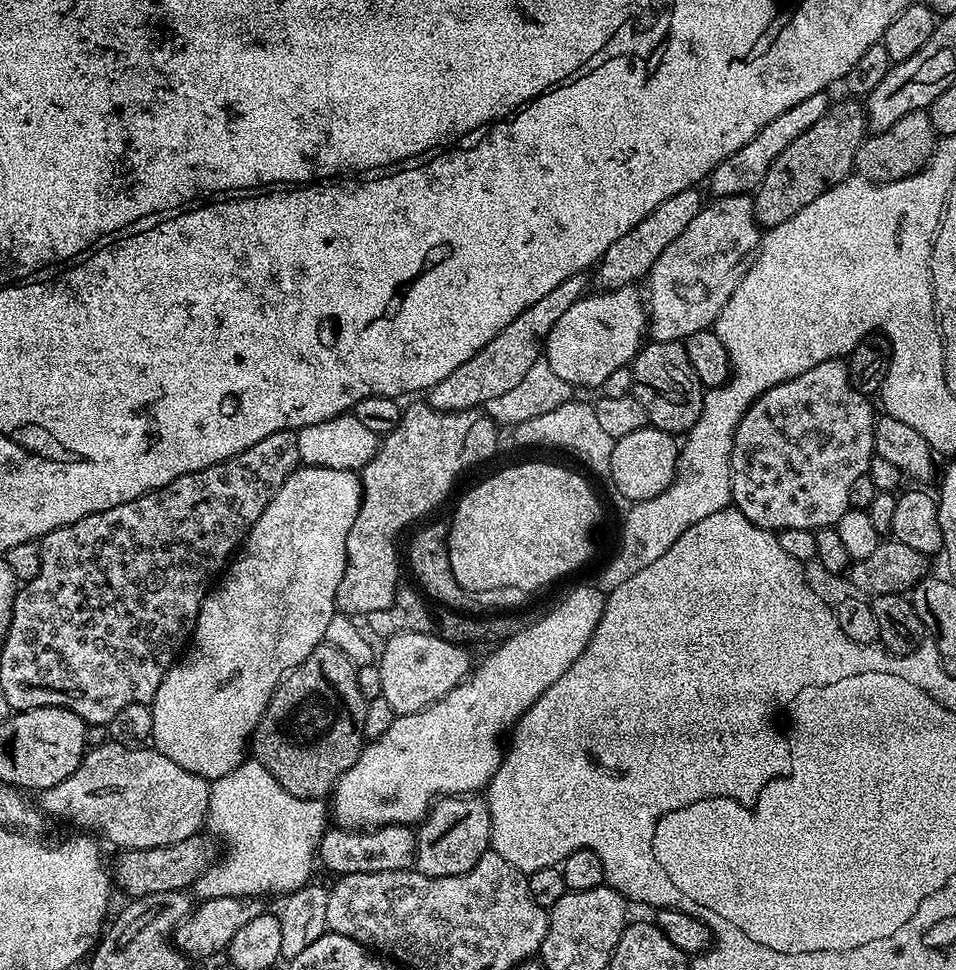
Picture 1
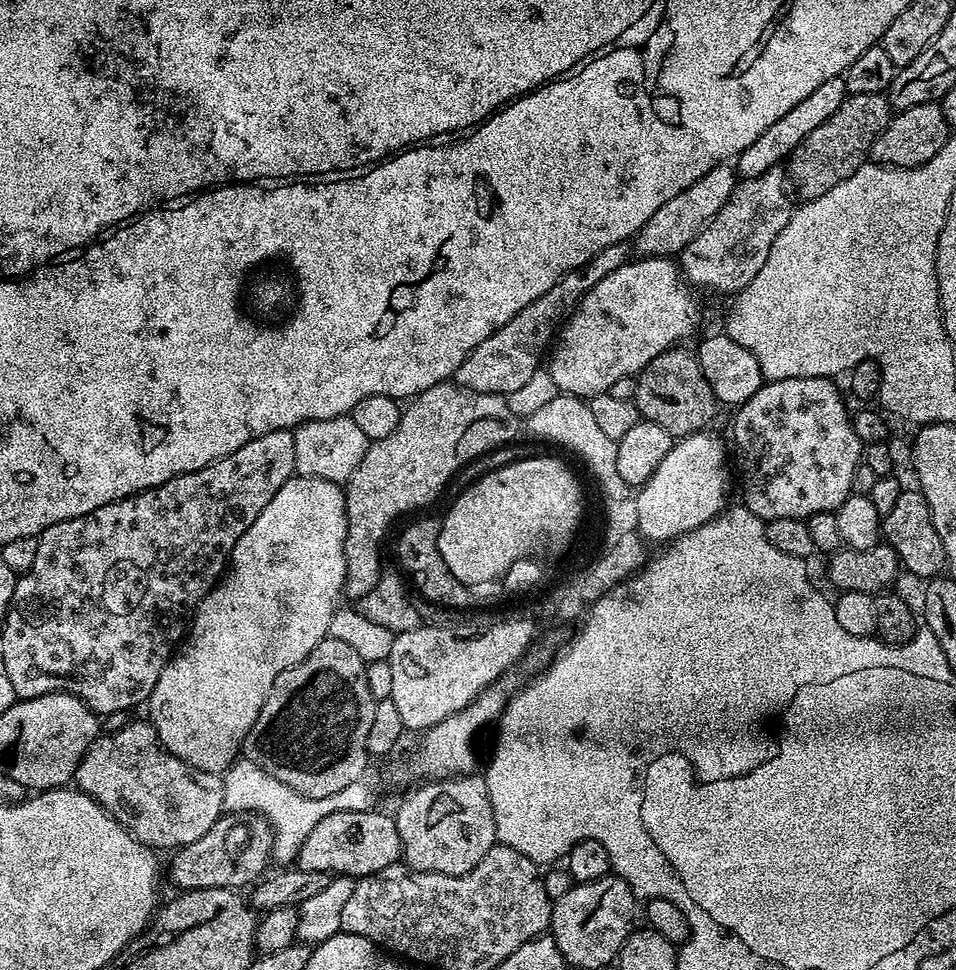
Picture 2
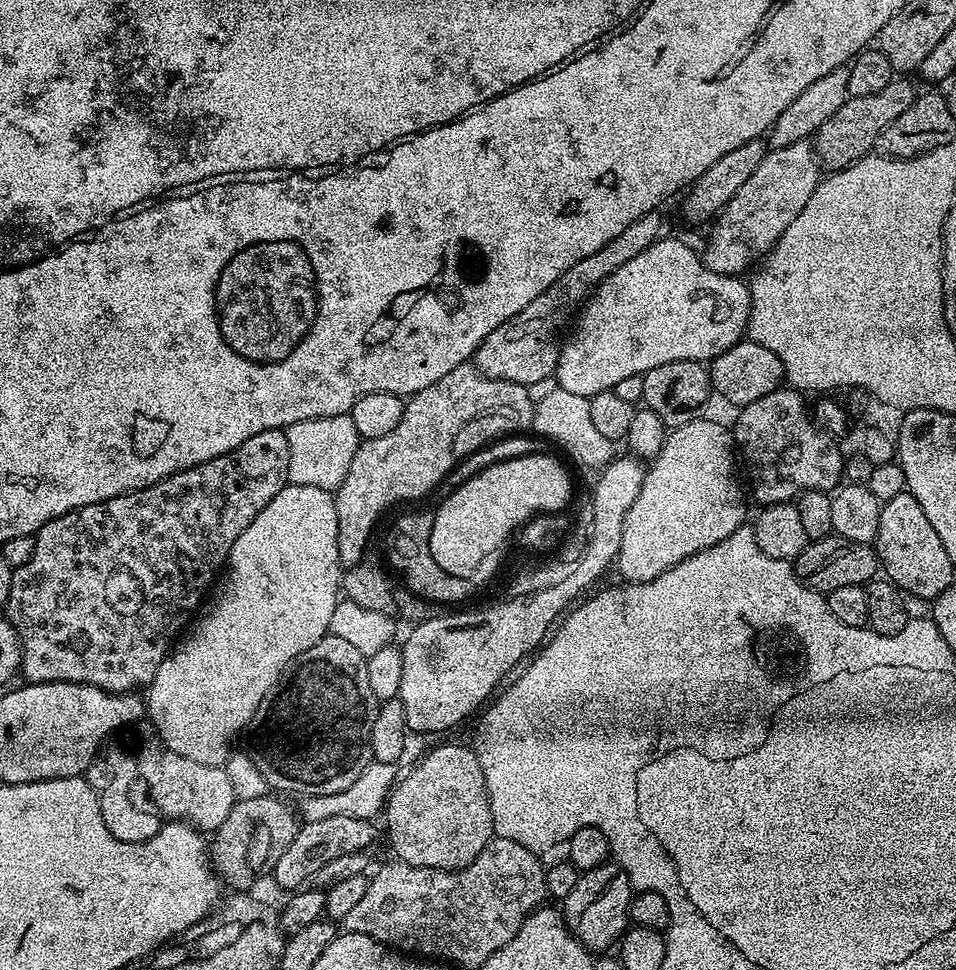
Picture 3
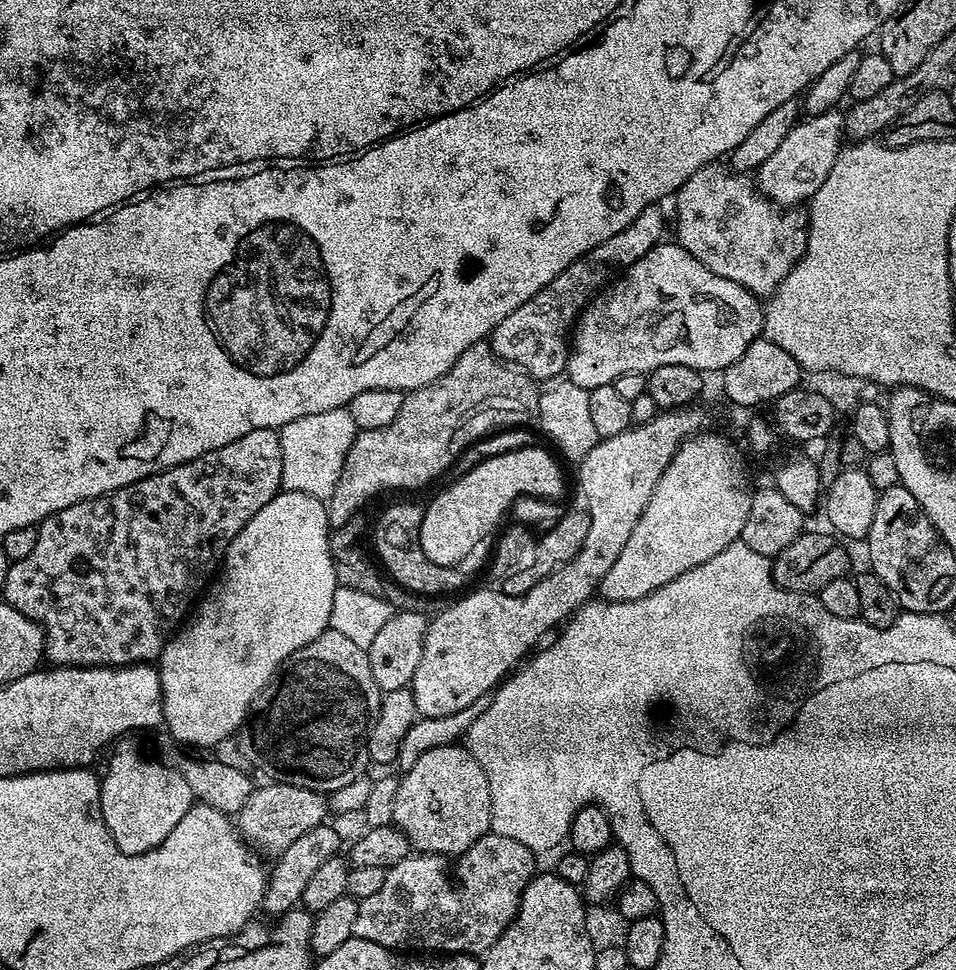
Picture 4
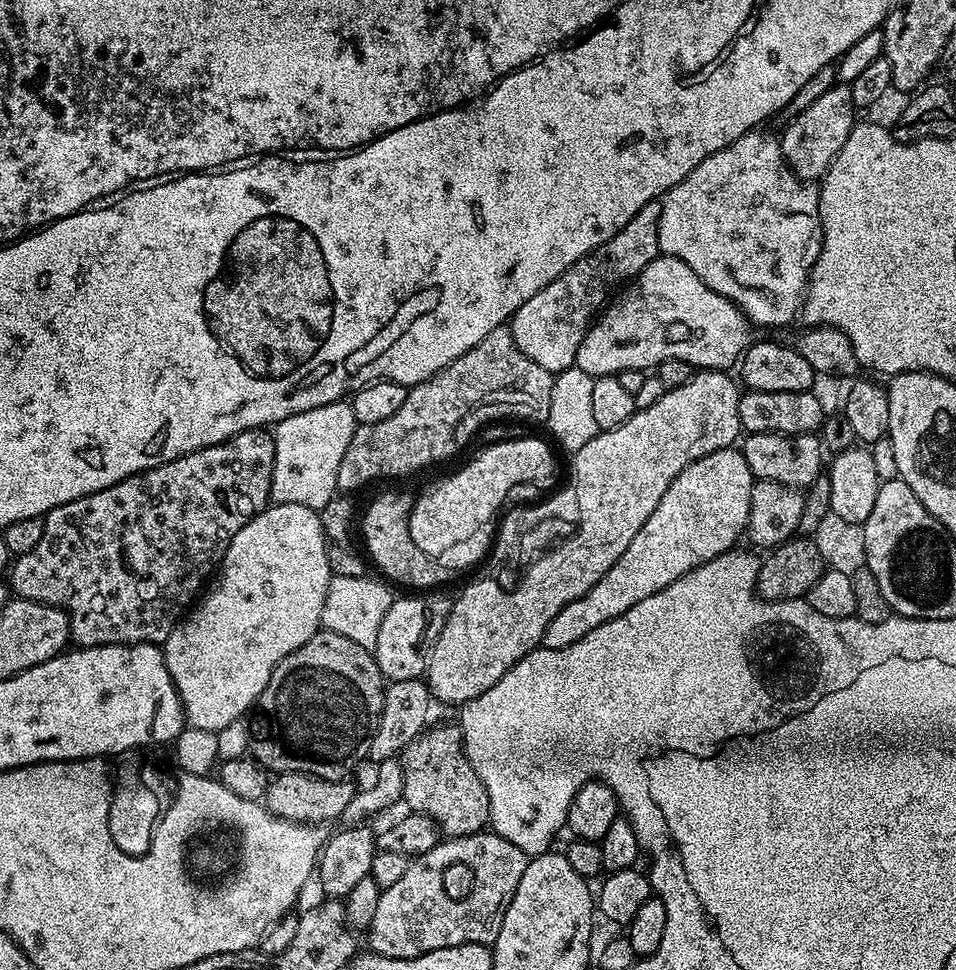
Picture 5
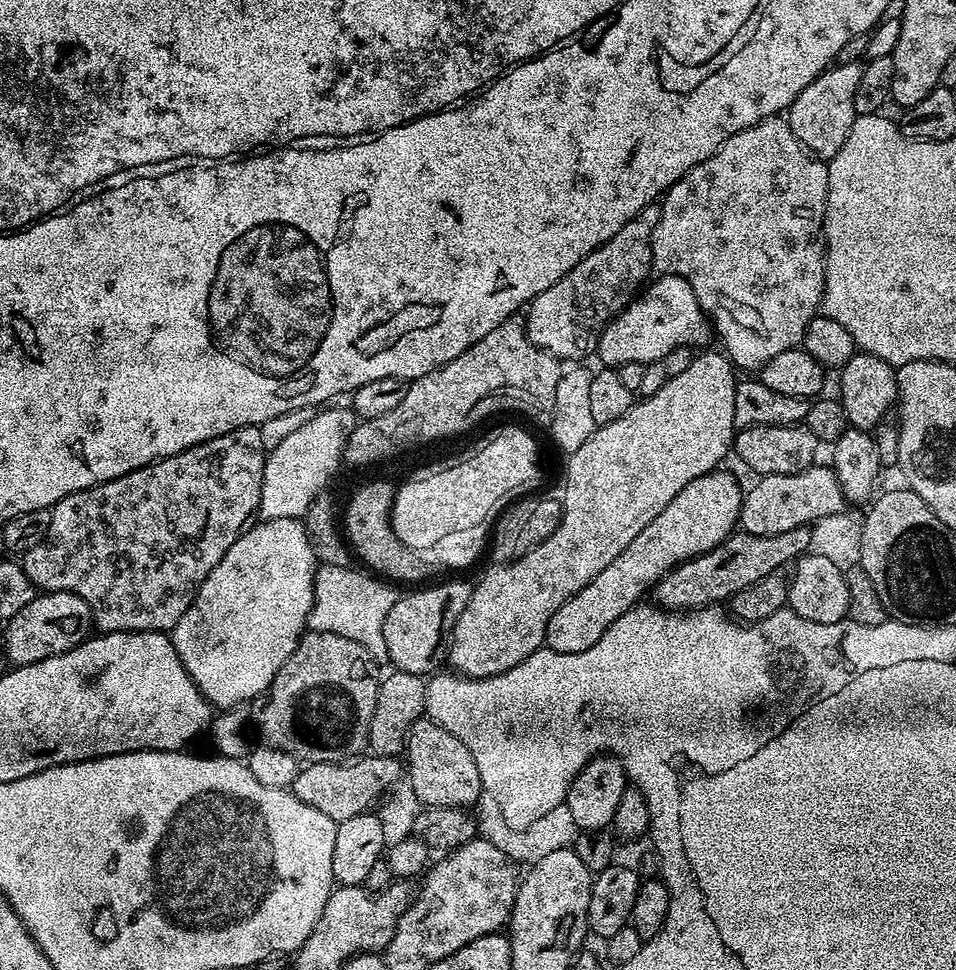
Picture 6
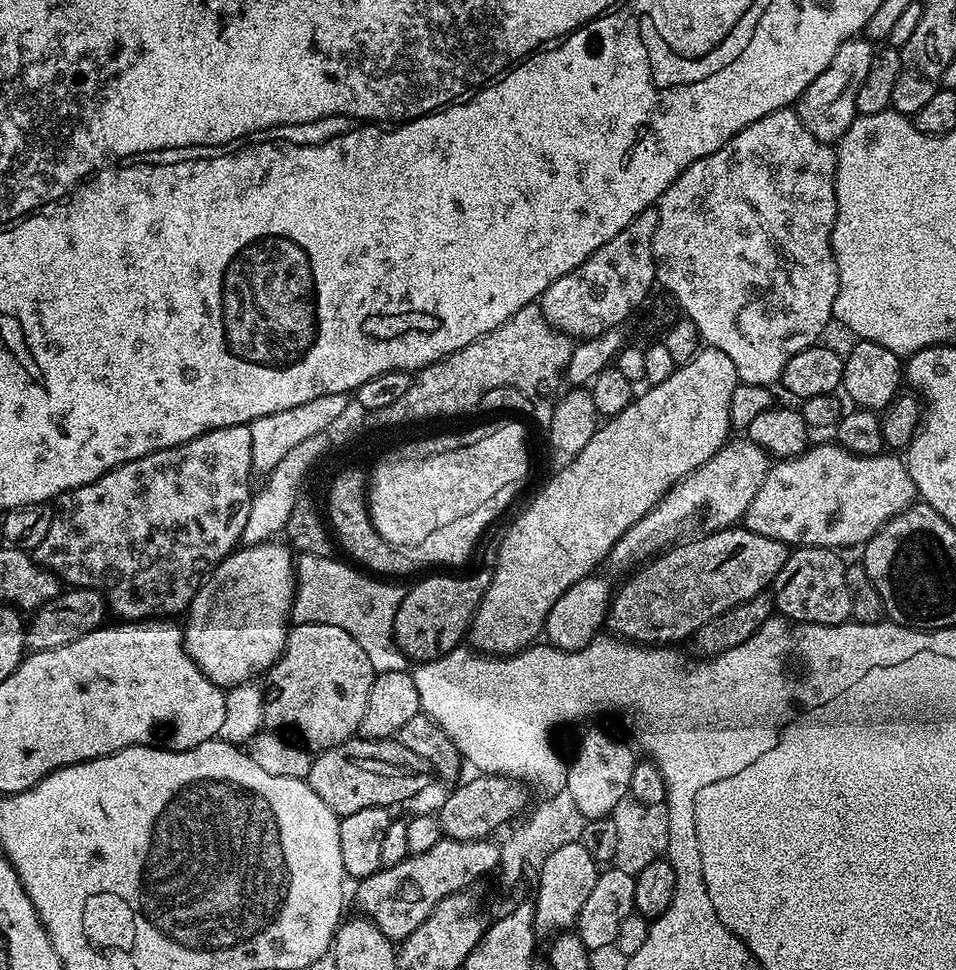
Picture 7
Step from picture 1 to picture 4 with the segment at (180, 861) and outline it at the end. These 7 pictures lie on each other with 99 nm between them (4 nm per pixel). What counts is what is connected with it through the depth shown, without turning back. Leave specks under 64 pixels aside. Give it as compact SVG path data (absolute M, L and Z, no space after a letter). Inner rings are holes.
M264 782L261 788L260 785L253 787L250 798L246 798L246 806L242 806L234 823L243 839L257 853L269 852L270 857L276 858L296 838L306 834L306 830L314 830L325 823L324 815L329 812L327 799L319 792L302 786Z

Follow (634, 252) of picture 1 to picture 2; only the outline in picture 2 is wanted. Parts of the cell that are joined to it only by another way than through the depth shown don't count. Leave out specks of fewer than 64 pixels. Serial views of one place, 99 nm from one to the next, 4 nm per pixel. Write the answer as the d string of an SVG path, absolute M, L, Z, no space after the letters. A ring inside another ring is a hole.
M731 163L719 164L714 166L714 170L702 174L702 178L698 178L698 182L686 186L686 190L682 190L682 194L674 194L674 198L670 198L670 202L662 202L662 206L658 206L658 211L652 215L650 222L646 222L646 226L642 226L636 232L634 237L635 255L637 257L679 257L681 250L690 246L690 242L694 242L694 238L698 238L698 234L712 221L714 214L718 214L718 210L722 210L726 198L730 198L737 183L738 173L735 167Z

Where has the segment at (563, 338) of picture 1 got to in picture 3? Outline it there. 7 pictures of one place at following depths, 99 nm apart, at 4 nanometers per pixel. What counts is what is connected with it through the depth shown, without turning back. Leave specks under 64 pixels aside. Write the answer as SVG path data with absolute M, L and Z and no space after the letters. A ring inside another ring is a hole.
M661 237L604 279L580 306L573 319L572 330L570 328L561 341L554 373L558 387L570 394L589 398L611 391L623 379L644 375L666 362L710 362L743 339L747 331L752 295L749 285L742 281L739 277L710 270L701 255L686 243Z

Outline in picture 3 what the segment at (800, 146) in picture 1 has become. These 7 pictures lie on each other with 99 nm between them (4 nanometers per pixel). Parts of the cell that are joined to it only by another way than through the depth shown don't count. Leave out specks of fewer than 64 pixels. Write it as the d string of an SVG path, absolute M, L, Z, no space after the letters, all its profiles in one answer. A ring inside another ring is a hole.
M893 78L890 86L885 86L874 94L866 94L866 98L849 96L848 101L838 110L838 114L834 114L834 118L822 122L814 137L814 147L821 165L829 173L840 172L869 155L876 147L878 134L882 134L882 130L890 126L890 122L894 122L898 114L910 110L910 106L916 101L918 88L908 80L911 79Z

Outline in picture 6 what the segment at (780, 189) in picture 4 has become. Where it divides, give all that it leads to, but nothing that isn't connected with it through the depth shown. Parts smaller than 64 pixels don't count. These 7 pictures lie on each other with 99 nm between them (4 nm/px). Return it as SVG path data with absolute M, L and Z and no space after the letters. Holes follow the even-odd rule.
M833 63L786 110L786 119L790 130L794 130L794 138L802 142L813 156L827 162L838 150L842 150L842 142L846 142L846 134L850 134L850 126L856 121L854 110L854 90L858 90L858 78L862 78L862 67L859 63L842 66Z

